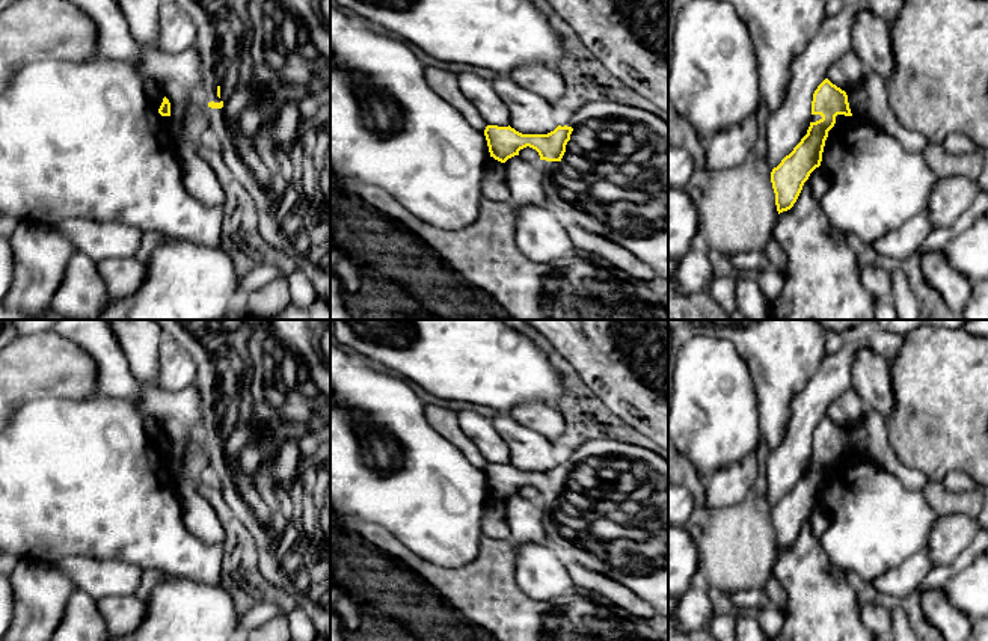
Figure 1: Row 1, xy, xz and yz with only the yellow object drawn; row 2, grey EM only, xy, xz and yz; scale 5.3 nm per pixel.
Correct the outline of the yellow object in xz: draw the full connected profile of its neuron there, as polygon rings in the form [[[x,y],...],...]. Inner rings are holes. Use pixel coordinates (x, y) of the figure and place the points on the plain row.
[[[487,463],[484,474],[490,495],[501,501],[505,501],[508,496],[519,493],[519,489],[526,484],[535,487],[540,493],[540,498],[561,499],[572,469],[572,465],[558,463],[548,472],[522,472],[510,463]]]

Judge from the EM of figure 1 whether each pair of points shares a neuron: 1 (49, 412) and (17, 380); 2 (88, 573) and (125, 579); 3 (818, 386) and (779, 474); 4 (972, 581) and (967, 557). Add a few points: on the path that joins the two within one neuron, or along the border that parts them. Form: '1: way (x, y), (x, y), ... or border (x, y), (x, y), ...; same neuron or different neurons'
1: border (73, 400), (33, 398), (15, 412); different neurons
2: way (97, 578), (116, 578); same neuron
3: way (809, 407), (800, 426), (794, 453); same neuron
4: border (972, 561), (940, 585); different neurons

